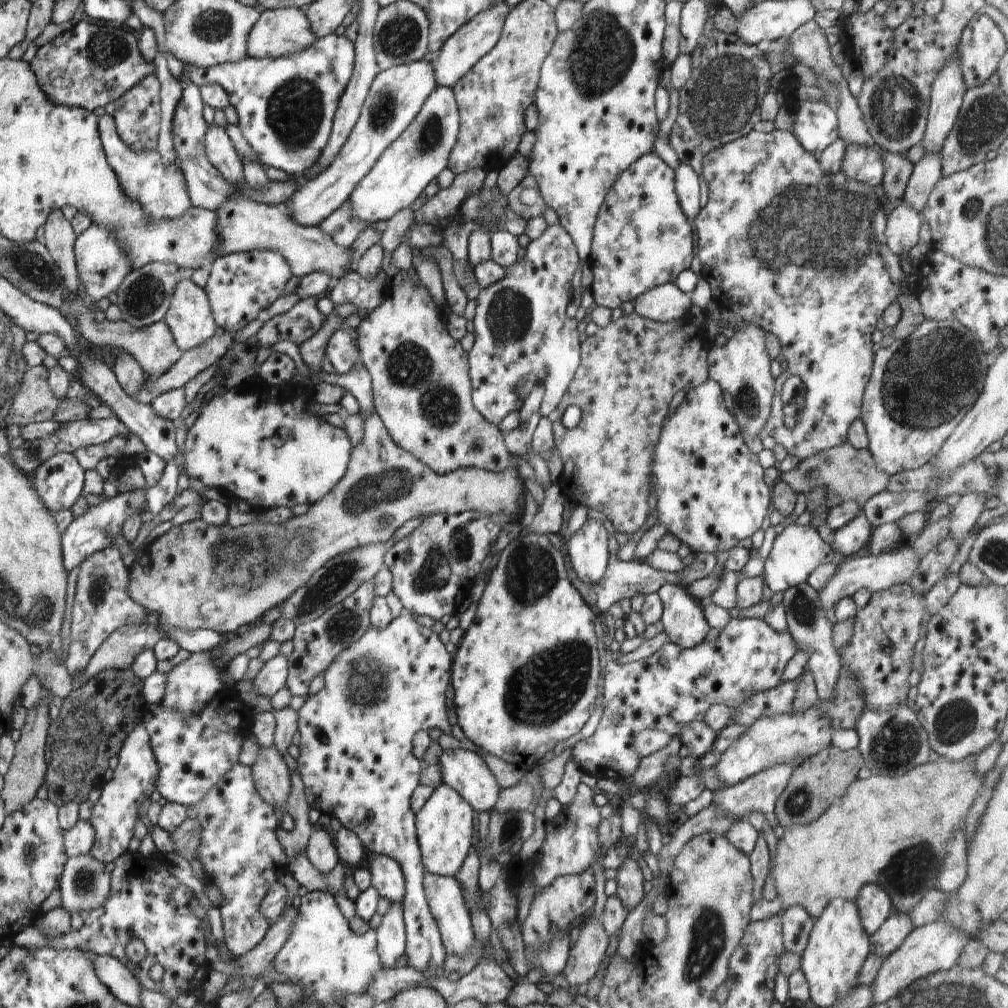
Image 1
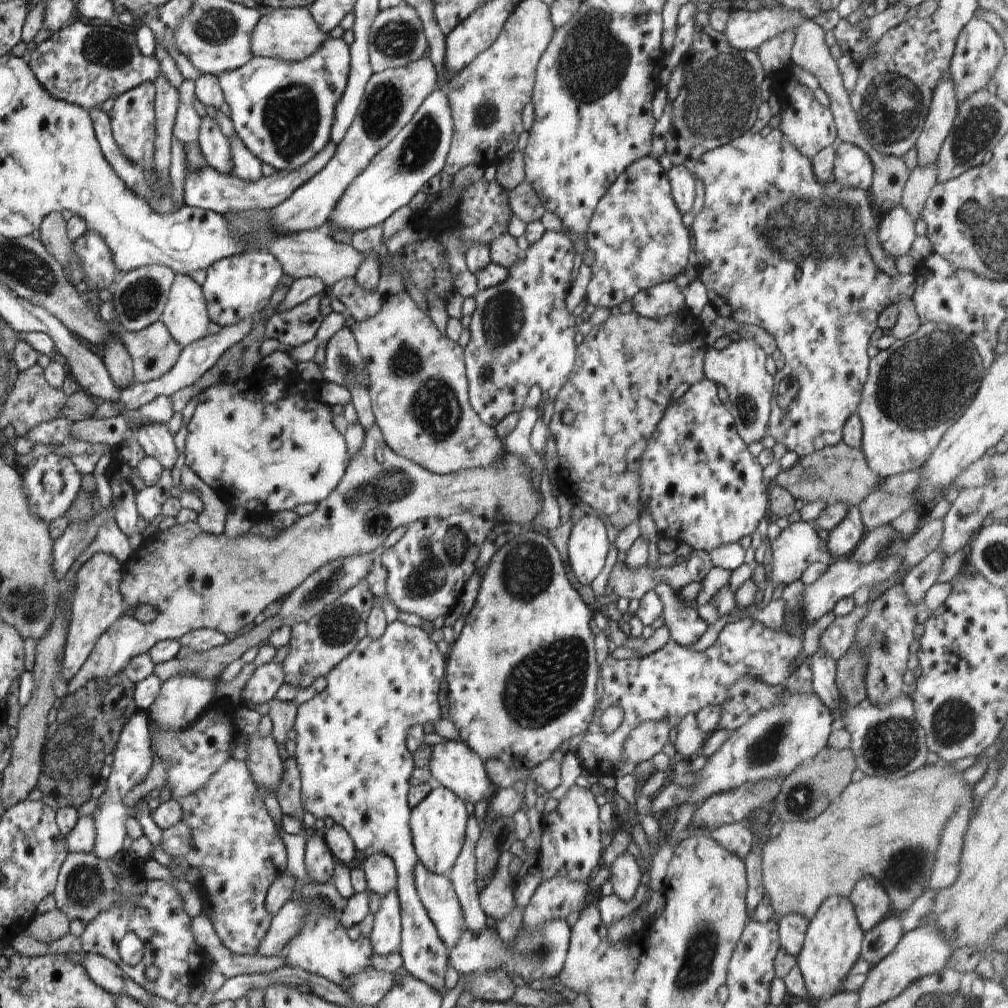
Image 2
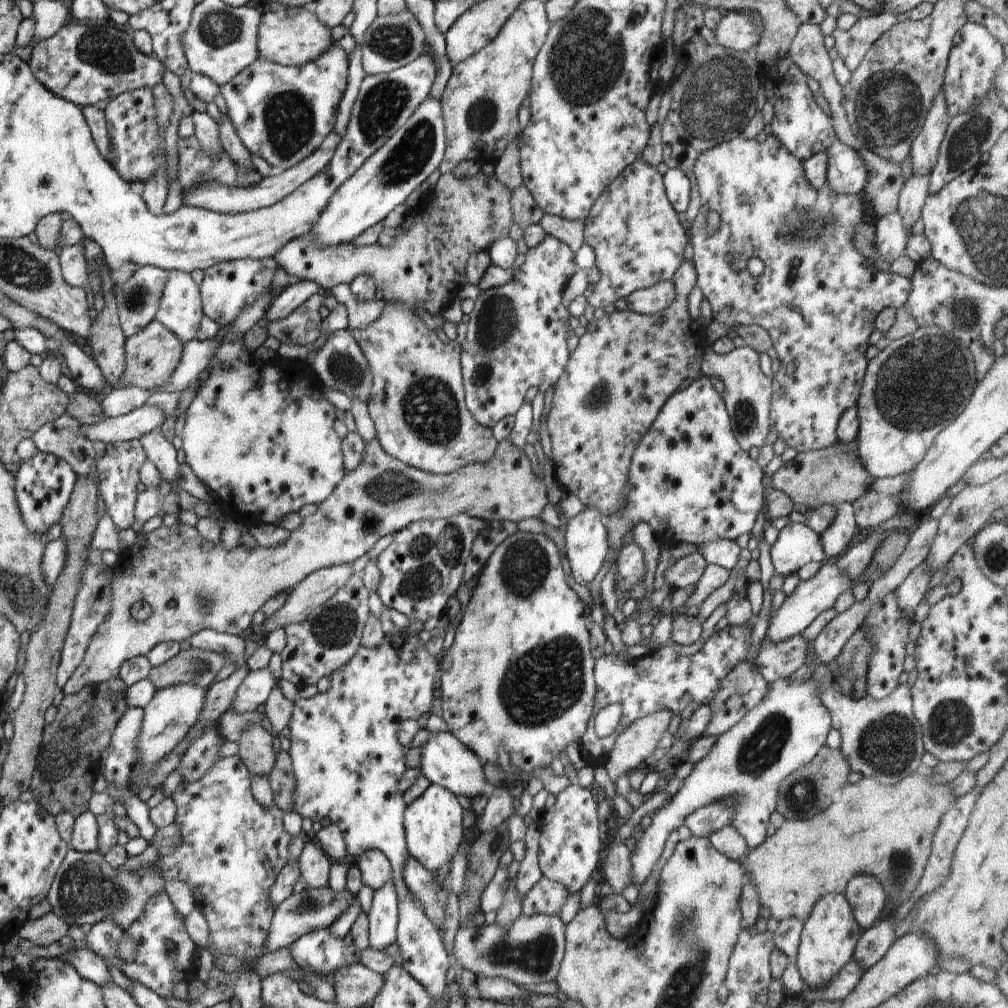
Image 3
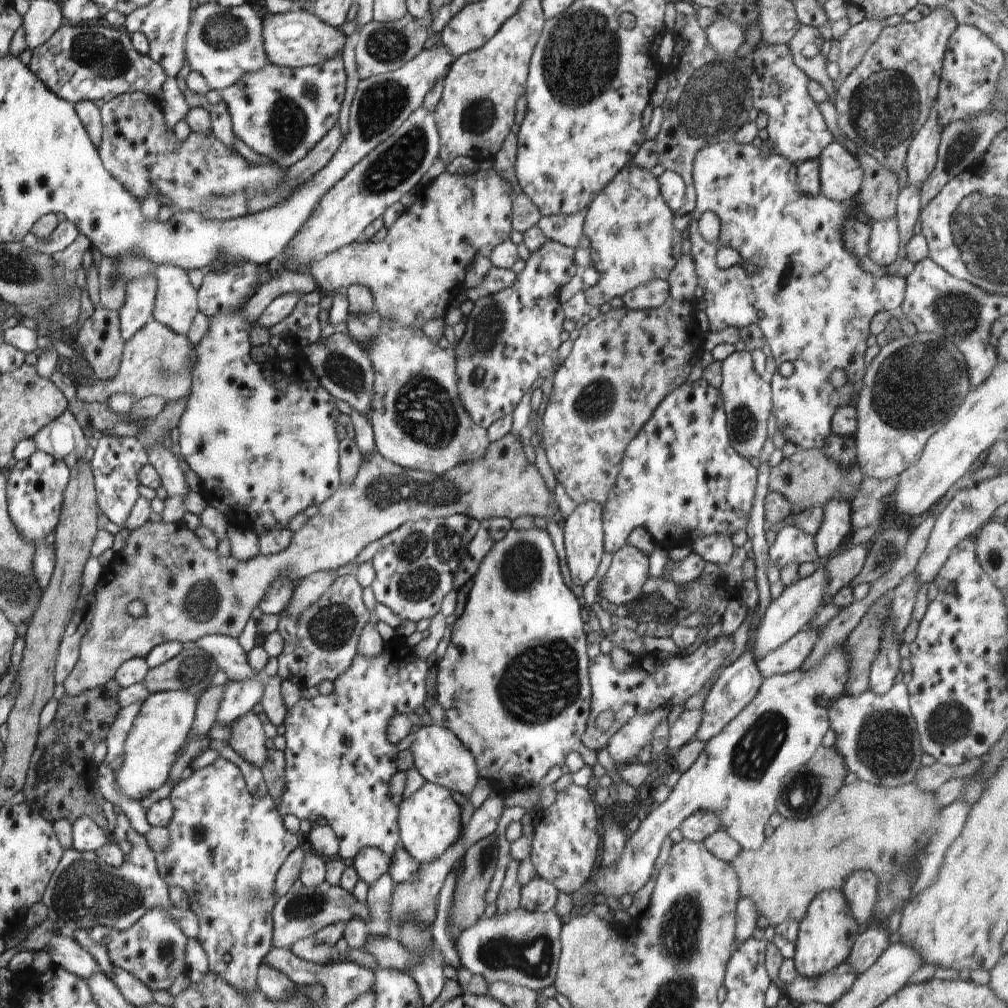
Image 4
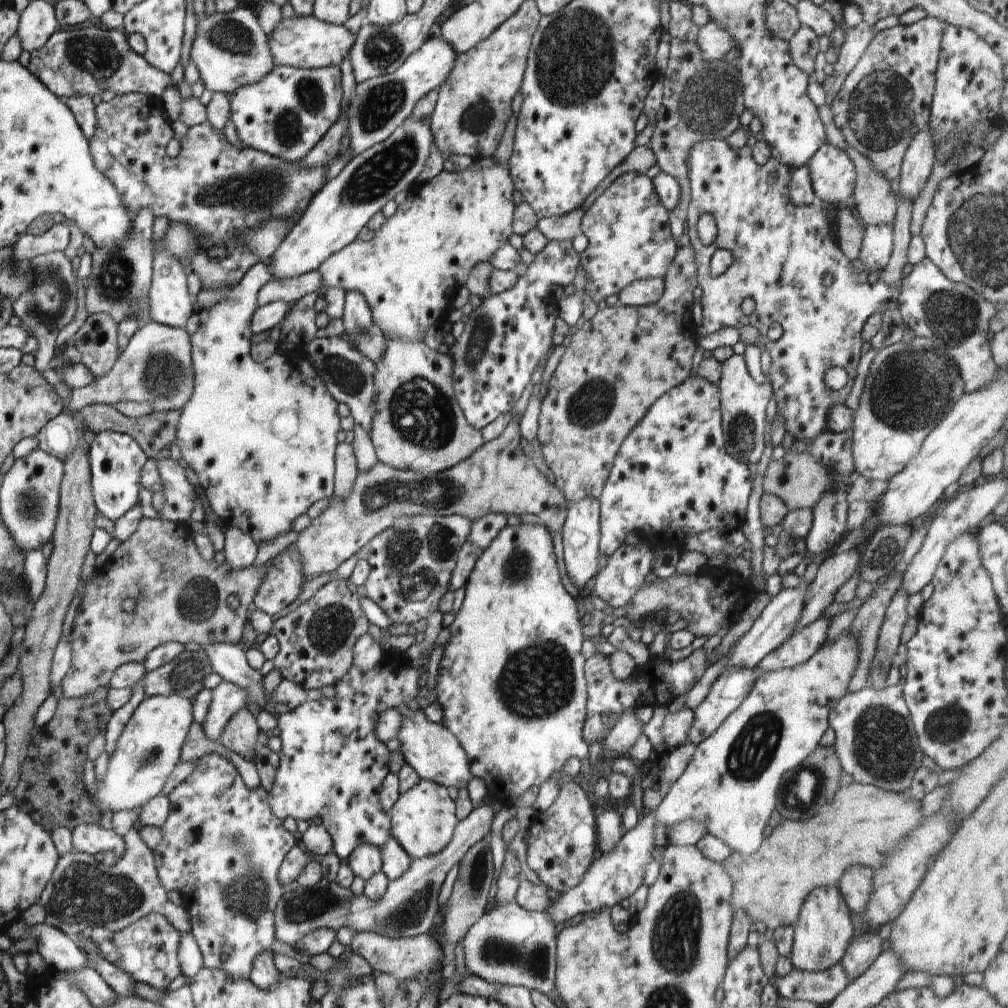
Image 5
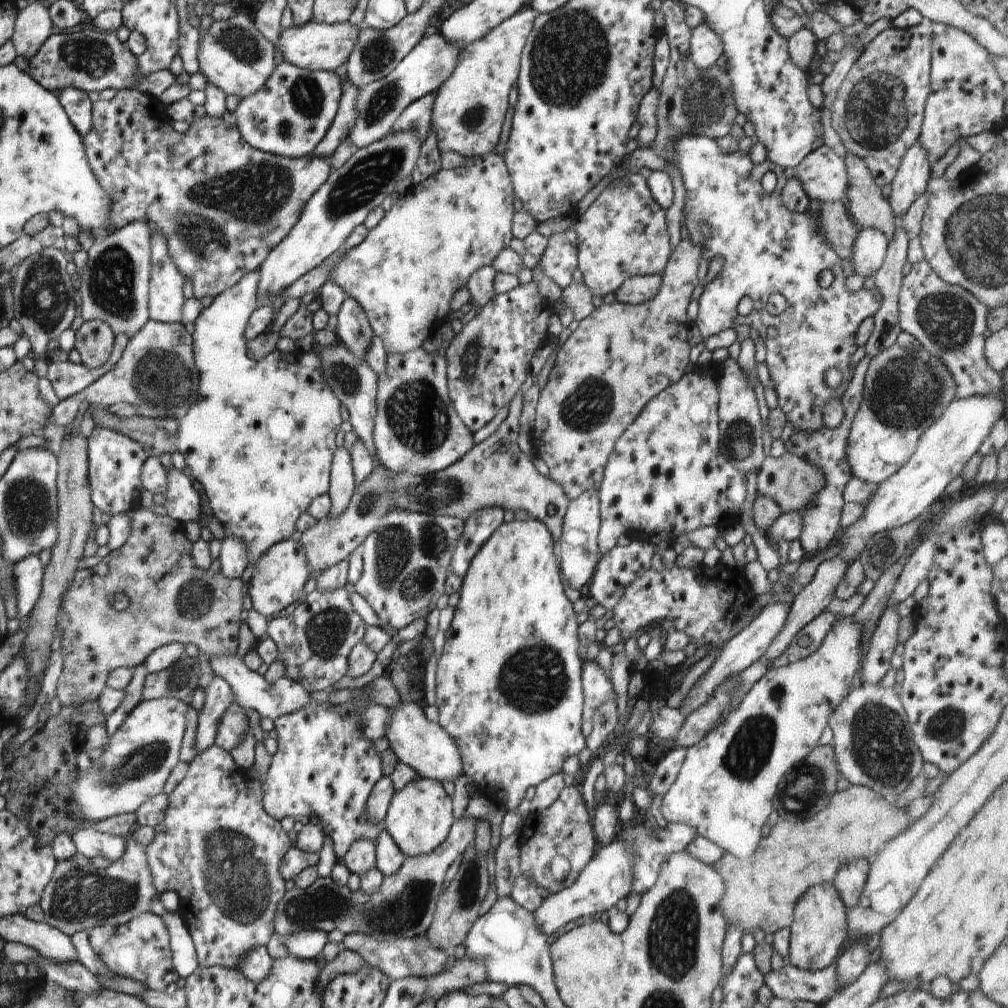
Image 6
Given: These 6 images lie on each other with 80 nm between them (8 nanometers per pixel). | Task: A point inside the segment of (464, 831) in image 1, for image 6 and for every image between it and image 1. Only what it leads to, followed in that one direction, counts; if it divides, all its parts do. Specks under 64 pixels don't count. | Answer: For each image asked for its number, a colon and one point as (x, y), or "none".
2: (438, 824)
3: (433, 823)
4: (429, 821)
5: (423, 818)
6: (419, 817)

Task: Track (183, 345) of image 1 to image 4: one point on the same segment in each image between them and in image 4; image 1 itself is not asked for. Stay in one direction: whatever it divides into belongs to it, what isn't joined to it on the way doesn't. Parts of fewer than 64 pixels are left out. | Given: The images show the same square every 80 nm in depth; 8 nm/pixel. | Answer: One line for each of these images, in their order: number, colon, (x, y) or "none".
2: (185, 315)
3: (180, 310)
4: (175, 305)

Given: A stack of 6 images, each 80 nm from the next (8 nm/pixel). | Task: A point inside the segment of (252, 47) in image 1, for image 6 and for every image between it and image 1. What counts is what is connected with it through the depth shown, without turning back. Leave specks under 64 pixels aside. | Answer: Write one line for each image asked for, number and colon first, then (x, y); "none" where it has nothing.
2: (291, 34)
3: (293, 36)
4: (296, 39)
5: (303, 42)
6: (316, 46)

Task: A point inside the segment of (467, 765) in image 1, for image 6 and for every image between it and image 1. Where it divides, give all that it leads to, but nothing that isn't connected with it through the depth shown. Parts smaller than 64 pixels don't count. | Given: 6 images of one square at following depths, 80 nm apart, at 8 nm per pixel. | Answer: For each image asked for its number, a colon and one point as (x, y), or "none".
2: (452, 764)
3: (445, 761)
4: (439, 755)
5: (429, 748)
6: (418, 742)

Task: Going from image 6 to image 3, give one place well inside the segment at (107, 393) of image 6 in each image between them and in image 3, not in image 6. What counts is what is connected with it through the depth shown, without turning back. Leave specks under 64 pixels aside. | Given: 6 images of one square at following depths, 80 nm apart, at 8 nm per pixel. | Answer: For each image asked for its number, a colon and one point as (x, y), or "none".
3: (153, 353)
4: (157, 361)
5: (156, 366)

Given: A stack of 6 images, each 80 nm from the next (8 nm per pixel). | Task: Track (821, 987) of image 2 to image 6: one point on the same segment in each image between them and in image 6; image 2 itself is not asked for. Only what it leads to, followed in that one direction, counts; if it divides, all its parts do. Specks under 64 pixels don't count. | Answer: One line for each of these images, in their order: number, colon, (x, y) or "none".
3: (830, 934)
4: (827, 932)
5: (823, 930)
6: (819, 928)

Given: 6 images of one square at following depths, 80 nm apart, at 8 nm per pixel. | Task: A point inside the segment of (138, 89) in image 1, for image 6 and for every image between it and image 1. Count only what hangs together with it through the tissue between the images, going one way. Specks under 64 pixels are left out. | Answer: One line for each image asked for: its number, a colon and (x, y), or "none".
2: (134, 127)
3: (132, 120)
4: (201, 174)
5: (222, 191)
6: (235, 203)

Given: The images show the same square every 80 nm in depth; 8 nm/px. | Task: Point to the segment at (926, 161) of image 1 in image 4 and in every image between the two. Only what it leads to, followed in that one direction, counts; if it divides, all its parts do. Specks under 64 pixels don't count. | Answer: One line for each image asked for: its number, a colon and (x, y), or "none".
2: (920, 181)
3: (913, 194)
4: (909, 208)

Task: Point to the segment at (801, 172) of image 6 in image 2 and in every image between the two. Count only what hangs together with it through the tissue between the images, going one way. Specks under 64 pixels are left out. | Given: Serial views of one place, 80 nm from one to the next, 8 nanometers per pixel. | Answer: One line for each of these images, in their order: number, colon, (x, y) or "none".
2: (852, 168)
3: (846, 174)
4: (840, 174)
5: (832, 173)

